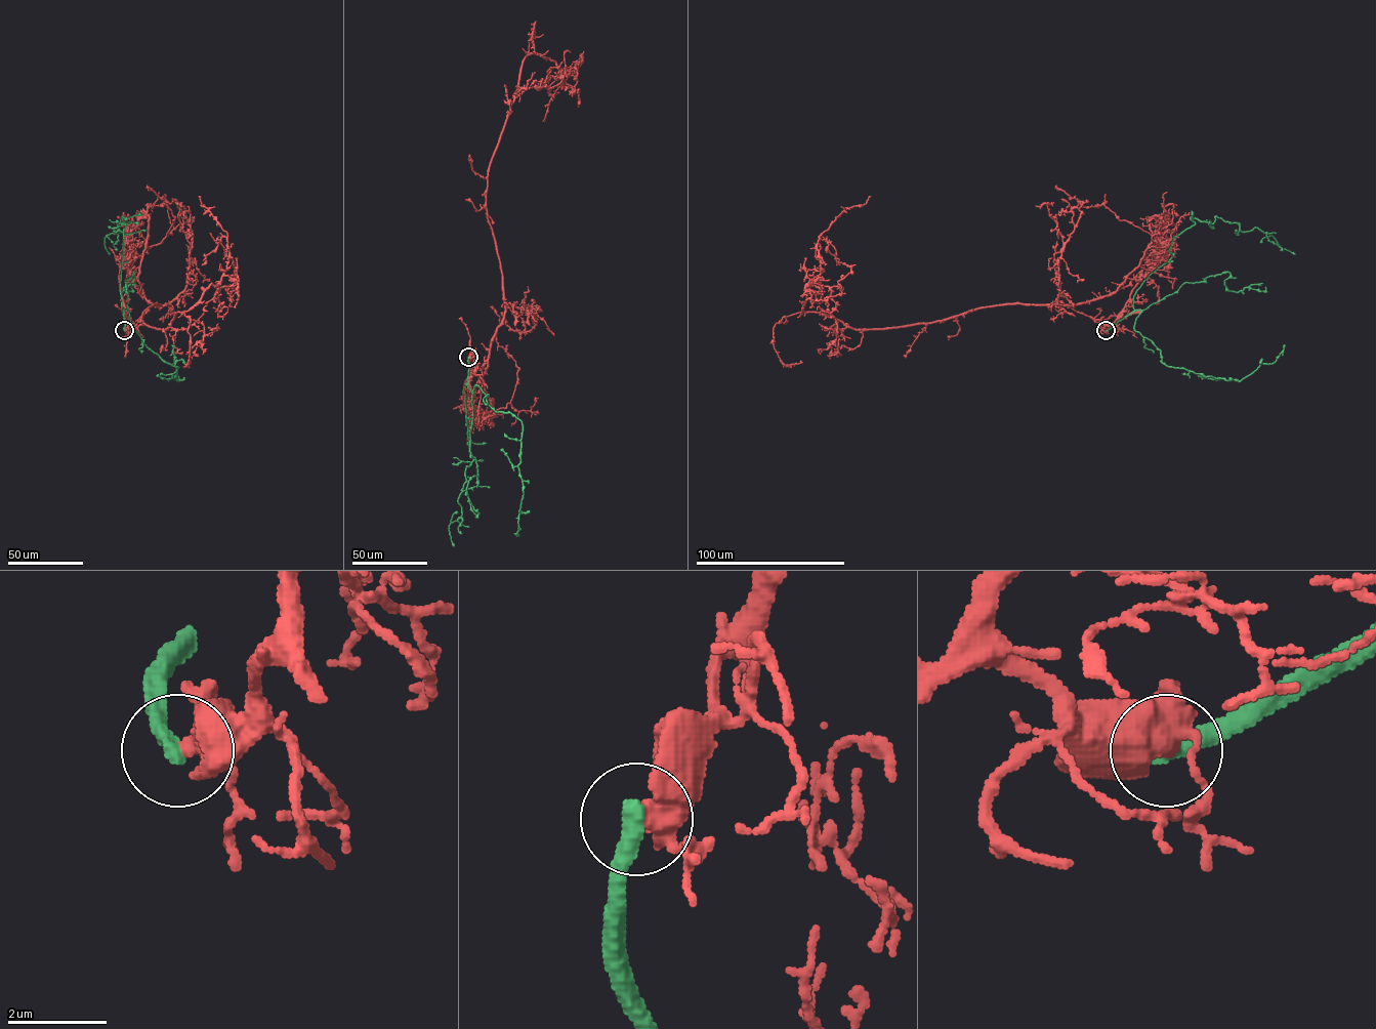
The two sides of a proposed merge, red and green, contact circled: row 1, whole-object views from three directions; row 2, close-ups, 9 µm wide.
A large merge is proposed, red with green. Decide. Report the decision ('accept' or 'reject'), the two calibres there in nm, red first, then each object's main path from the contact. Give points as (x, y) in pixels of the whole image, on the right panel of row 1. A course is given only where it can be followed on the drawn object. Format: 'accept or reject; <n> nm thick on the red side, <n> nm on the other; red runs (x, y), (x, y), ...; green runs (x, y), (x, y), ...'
reject; 420 nm thick on the red side, 400 nm on the other; red runs (1106, 330), (1166, 240), (1074, 305), (864, 329), (804, 312), (819, 236), (870, 196); green runs (1106, 330), (1134, 310), (1136, 291), (1173, 255), (1191, 216), (1257, 228), (1295, 253)

